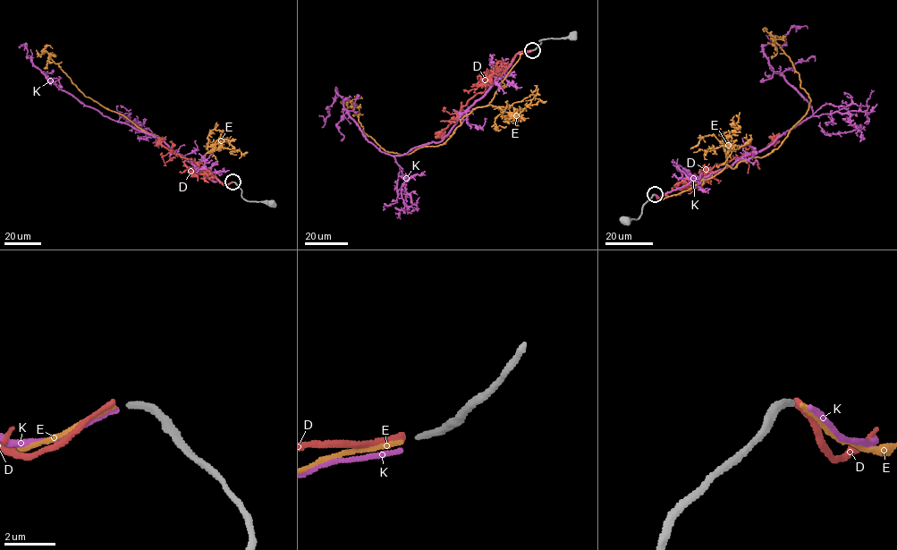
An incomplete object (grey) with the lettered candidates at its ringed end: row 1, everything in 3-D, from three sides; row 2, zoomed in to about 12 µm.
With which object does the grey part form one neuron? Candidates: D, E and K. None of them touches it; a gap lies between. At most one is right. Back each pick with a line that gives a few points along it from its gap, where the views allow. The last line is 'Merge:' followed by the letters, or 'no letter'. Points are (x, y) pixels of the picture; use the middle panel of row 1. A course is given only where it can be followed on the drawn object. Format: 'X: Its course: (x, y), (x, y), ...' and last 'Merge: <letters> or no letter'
Merge: no letter

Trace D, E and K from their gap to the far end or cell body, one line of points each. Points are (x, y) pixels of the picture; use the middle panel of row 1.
D: (531, 50), (517, 53), (483, 92), (470, 97), (440, 134), (443, 140)
E: (531, 51), (444, 142), (410, 153), (387, 152), (366, 134), (351, 101), (361, 98)
K: (531, 51), (516, 54), (504, 76), (441, 141), (401, 155), (381, 152), (337, 89), (322, 127)

